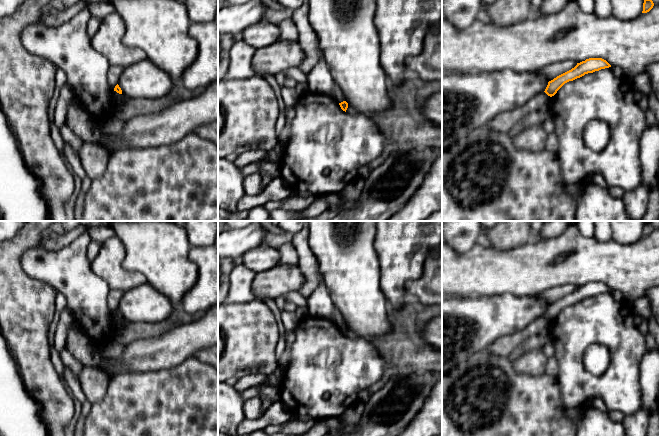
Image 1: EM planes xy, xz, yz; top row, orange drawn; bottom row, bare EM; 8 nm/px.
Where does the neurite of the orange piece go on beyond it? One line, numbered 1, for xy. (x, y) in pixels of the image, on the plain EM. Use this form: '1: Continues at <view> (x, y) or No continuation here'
1: No continuation here

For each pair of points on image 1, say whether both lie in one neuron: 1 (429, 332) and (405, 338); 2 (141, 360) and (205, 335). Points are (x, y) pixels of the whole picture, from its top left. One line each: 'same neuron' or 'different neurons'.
1: different neurons
2: same neuron

